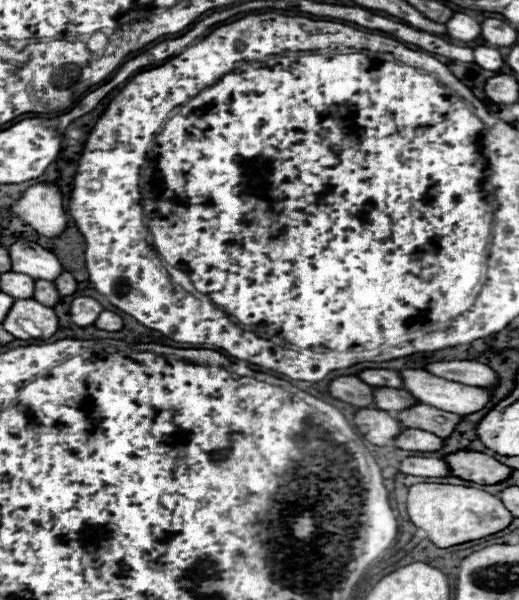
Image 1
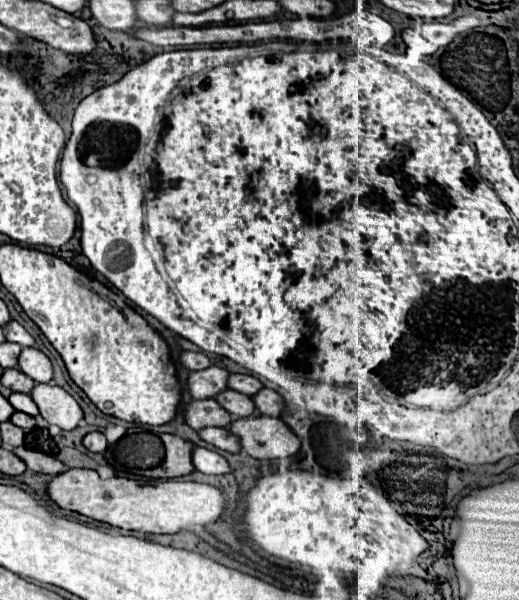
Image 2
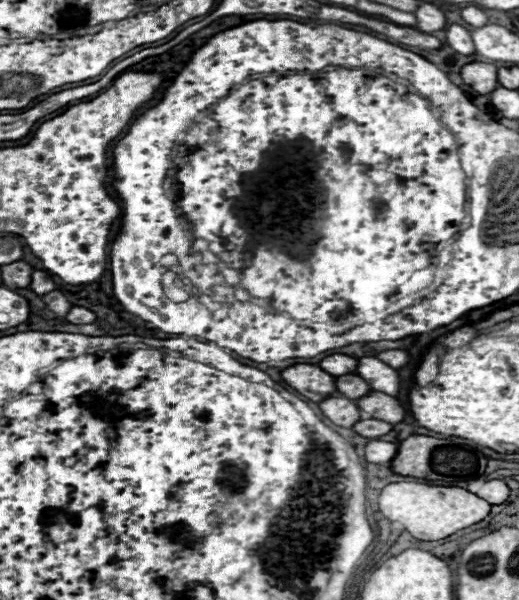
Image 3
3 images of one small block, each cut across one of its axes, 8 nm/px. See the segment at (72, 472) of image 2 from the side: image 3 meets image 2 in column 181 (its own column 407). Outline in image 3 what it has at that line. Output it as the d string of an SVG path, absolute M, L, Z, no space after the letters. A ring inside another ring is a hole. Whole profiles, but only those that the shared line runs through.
M418 482L388 484L378 496L378 508L390 522L402 522L406 532L418 540L442 540L470 524L484 520L490 504L458 486L428 486Z

